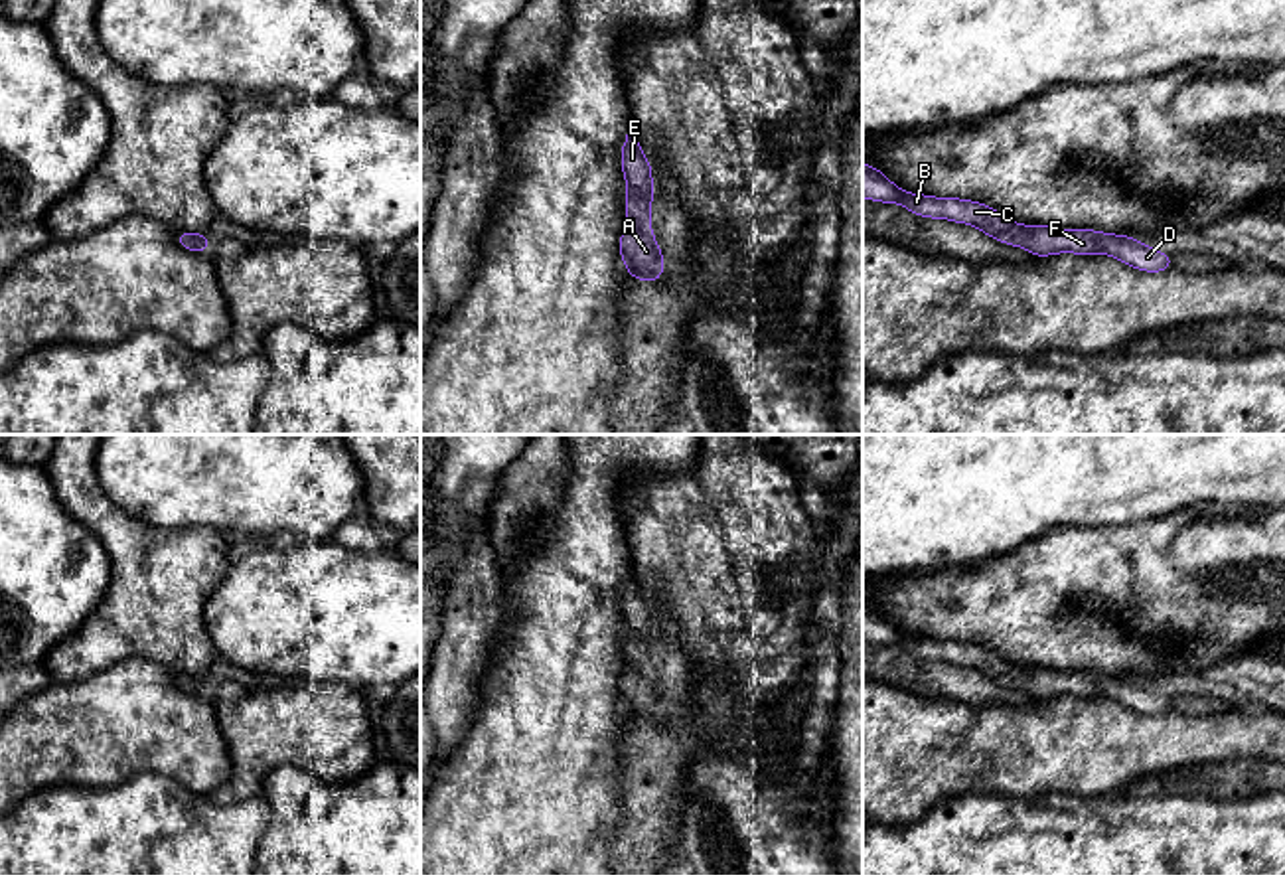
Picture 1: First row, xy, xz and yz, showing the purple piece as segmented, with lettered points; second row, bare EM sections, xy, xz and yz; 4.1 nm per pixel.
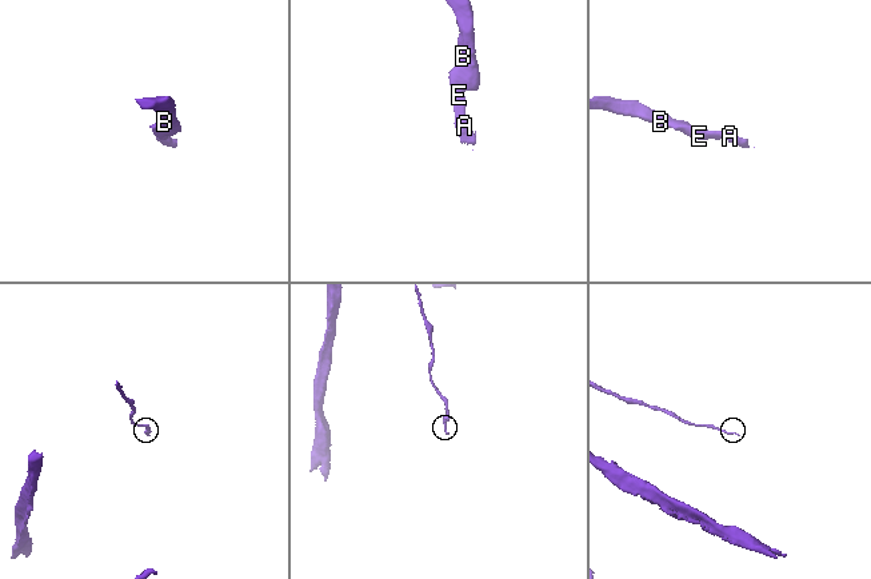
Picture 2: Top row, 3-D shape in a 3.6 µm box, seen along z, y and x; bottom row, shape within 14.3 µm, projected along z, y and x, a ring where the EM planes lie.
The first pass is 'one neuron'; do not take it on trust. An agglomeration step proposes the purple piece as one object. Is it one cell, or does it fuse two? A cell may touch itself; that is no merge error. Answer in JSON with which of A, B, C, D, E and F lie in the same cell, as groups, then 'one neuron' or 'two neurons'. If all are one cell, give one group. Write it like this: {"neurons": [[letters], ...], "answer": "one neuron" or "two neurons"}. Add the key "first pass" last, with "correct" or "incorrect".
{"neurons": [["A", "B", "C", "D", "E", "F"]], "answer": "one neuron", "first pass": "correct"}

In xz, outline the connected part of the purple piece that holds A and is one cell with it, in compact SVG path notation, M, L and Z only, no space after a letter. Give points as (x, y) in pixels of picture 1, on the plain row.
M634 571L624 581L620 604L628 628L628 634L624 638L628 666L618 683L620 697L630 721L640 721L643 725L661 723L665 703L649 672L653 612L642 595Z

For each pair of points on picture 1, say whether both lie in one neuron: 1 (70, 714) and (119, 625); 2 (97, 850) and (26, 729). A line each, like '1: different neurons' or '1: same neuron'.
1: different neurons
2: different neurons

